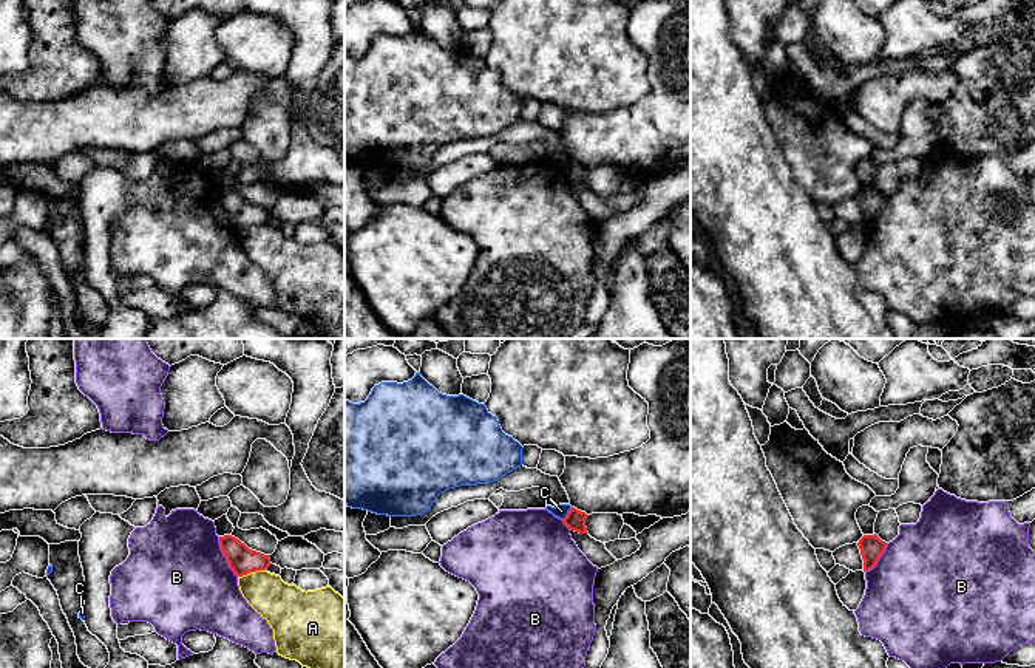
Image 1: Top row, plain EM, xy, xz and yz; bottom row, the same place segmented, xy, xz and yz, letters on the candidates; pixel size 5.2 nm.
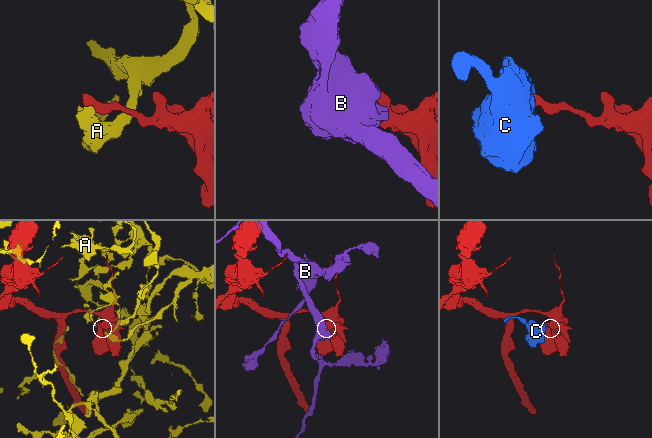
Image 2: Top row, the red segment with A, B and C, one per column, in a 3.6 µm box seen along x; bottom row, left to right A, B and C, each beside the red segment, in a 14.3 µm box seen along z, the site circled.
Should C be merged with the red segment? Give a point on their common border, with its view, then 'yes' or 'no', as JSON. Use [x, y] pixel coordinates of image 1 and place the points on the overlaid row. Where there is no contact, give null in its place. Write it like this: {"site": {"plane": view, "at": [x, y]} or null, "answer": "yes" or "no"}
{"site": {"plane": "xz", "at": [567, 514]}, "answer": "no"}

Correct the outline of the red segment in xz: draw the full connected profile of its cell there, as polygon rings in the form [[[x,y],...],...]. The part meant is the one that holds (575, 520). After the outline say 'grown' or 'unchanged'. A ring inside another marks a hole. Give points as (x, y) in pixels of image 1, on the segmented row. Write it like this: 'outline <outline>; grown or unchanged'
outline [[[572,507],[562,521],[570,530],[575,530],[579,533],[589,533],[587,527],[585,527],[587,516],[589,515],[585,512],[581,512],[581,510]]]; unchanged

